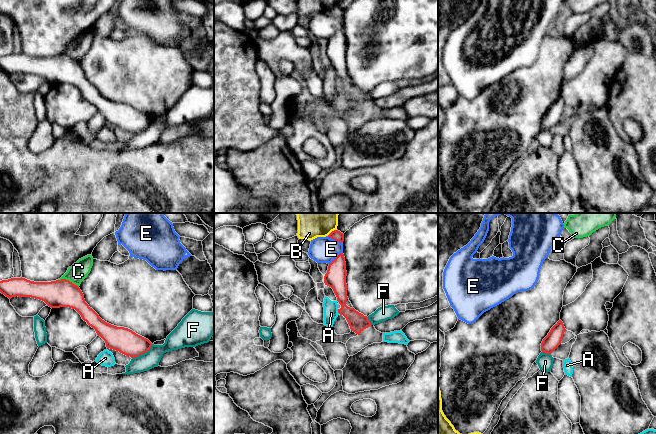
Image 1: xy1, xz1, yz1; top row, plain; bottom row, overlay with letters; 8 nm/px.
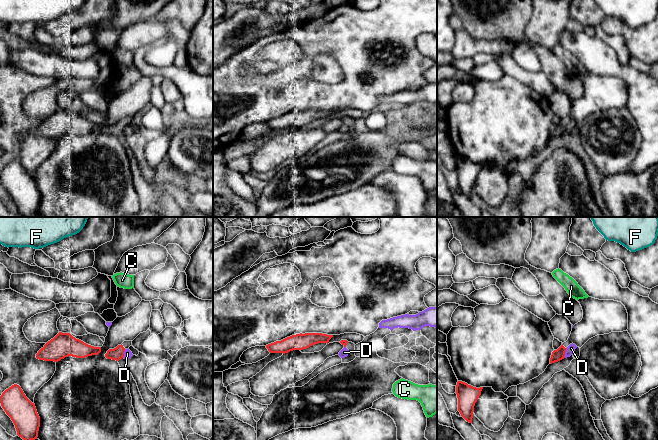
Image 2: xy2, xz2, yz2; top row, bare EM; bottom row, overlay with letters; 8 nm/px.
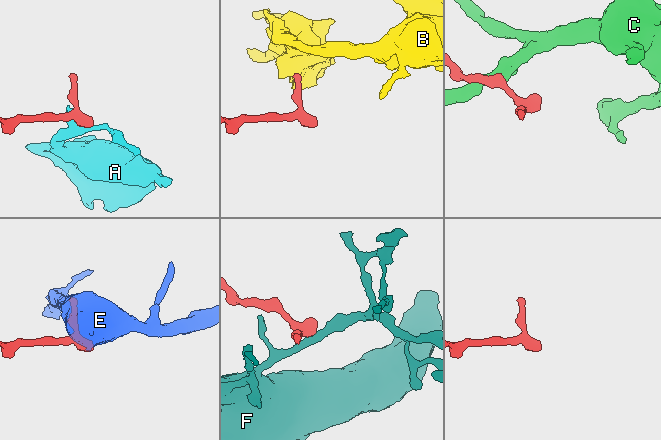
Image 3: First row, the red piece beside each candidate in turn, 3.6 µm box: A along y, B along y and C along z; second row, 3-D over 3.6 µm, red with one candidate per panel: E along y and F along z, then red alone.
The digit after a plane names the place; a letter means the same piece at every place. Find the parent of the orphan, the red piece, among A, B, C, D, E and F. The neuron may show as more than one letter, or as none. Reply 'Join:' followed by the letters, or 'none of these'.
Join: none of these

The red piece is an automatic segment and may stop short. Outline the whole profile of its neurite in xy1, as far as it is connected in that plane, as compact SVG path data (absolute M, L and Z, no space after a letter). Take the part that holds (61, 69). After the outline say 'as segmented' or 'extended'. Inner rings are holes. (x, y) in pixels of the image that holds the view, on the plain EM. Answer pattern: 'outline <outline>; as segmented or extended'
outline M11 54L0 57L0 68L6 73L31 73L44 77L51 84L69 83L75 85L95 105L106 119L106 123L120 129L138 133L152 122L152 119L124 103L117 103L102 96L85 78L80 64L66 55L51 58L34 58L25 54Z; as segmented

